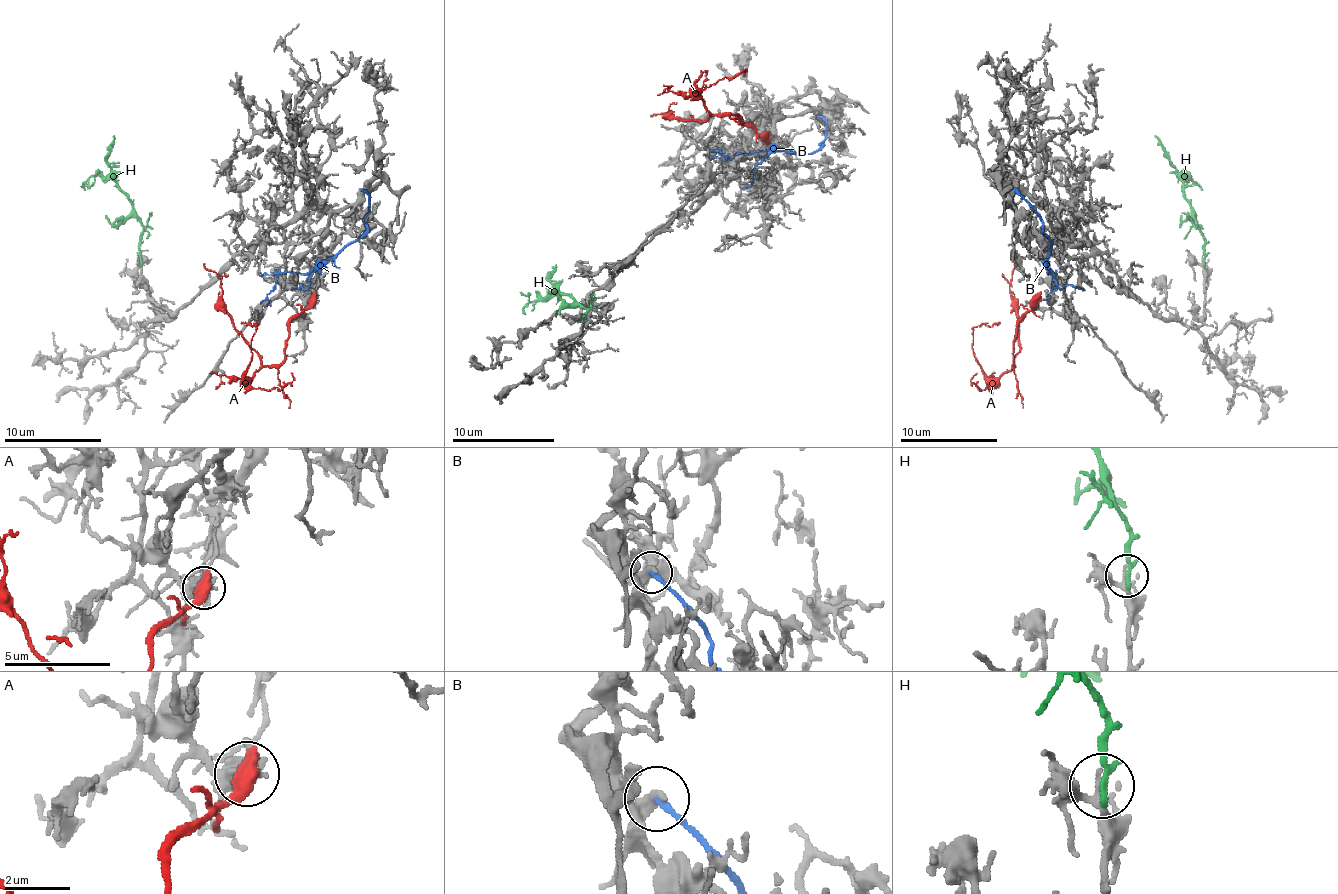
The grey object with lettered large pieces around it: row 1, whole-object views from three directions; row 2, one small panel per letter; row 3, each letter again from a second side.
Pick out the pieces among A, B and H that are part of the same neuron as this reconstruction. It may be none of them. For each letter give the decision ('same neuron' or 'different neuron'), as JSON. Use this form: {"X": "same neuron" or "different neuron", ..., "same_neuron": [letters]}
{"A": "different neuron", "B": "different neuron", "H": "same neuron", "same_neuron": ["H"]}

